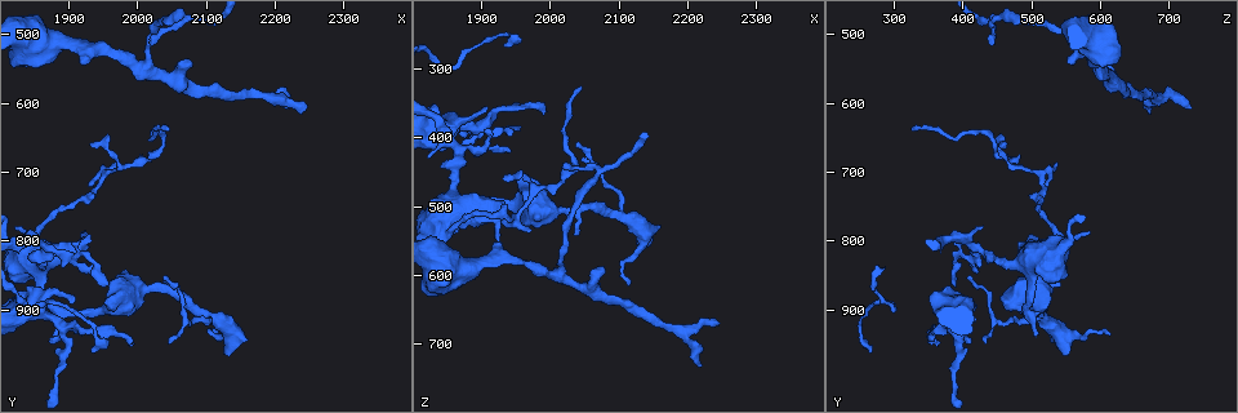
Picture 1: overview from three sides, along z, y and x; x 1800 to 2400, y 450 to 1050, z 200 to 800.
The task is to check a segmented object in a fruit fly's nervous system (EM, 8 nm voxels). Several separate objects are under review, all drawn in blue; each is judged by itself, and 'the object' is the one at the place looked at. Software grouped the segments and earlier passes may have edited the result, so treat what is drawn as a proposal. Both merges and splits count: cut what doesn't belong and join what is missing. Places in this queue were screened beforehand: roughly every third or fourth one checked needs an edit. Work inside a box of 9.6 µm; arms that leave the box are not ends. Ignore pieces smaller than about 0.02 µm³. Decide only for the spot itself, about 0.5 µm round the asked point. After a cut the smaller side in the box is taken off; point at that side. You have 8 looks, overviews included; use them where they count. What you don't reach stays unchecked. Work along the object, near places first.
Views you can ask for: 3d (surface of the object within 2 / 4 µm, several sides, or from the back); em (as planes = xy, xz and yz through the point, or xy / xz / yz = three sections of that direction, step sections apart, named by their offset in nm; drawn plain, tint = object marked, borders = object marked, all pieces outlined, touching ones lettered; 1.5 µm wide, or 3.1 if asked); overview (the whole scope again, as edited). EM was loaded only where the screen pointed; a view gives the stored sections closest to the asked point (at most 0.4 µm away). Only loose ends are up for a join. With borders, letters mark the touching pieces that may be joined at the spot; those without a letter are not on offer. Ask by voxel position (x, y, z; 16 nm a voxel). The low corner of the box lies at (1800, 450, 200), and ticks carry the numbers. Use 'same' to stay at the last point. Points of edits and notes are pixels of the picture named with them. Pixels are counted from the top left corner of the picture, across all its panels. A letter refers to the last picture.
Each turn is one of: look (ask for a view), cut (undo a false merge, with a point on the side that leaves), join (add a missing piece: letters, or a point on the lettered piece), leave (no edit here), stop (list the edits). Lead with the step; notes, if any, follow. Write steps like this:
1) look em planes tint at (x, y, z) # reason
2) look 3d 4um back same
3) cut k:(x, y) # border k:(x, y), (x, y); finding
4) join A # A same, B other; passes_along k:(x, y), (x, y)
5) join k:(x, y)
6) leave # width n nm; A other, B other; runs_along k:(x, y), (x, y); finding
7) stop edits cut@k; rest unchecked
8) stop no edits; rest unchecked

look em yz step 4 tint at (1975, 690, 535)

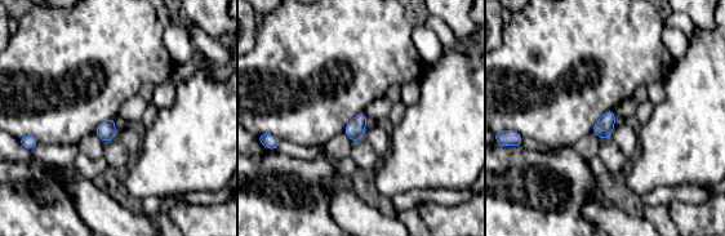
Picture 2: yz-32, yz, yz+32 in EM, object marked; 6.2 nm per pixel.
look em planes borders same # cut it another way

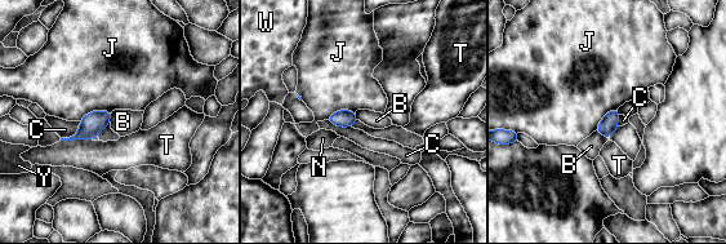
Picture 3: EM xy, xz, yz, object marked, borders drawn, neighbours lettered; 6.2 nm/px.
leave # longest_contact J 220 nm; B other, C other, J other, N other, T other, W other, Y other; border 3:(596, 129), (608, 140); no lettered piece goes on from it

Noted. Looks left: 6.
look em xz step 8 tint at (2075, 545, 595) # an open end

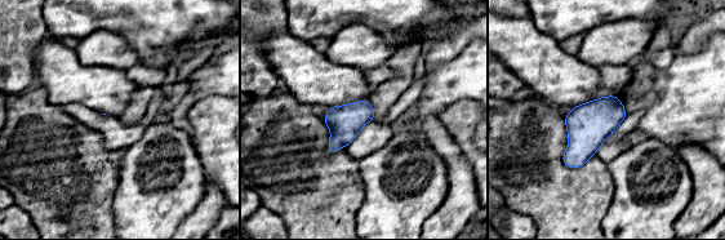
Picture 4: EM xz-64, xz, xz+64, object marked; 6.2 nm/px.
look em xz step 8 borders same # what lies round it

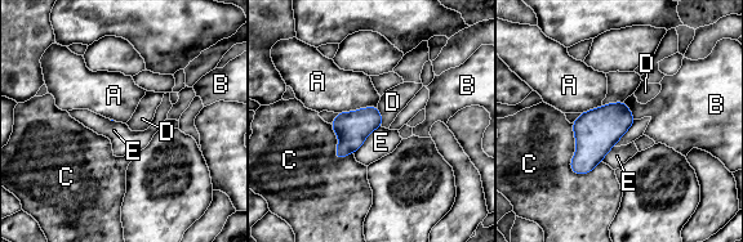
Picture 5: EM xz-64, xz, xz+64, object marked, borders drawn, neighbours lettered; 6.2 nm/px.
leave # width 200 nm; A other, B other, C other, D other, E other; border 5:(622, 102), (635, 119); no lettered piece goes on from it

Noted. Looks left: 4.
look em yz step 8 tint at (2015, 515, 440)

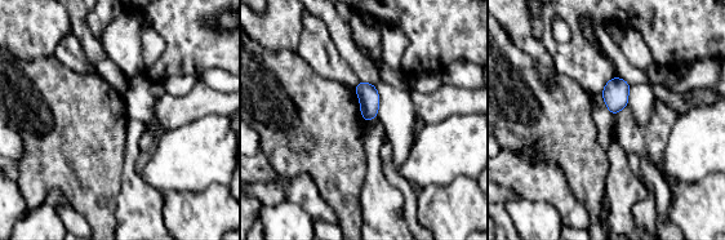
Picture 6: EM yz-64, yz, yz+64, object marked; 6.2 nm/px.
look em planes borders same # another direction

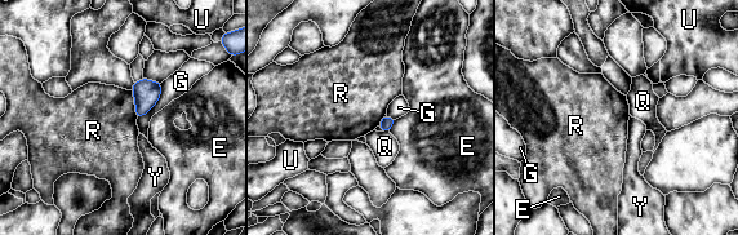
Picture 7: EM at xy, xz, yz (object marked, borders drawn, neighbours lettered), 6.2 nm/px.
leave # E other, G other, Q other, R other, U other, Y other; border 7:(130, 91), (137, 118); none of them fits

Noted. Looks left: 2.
stop no edits; rest unchecked

